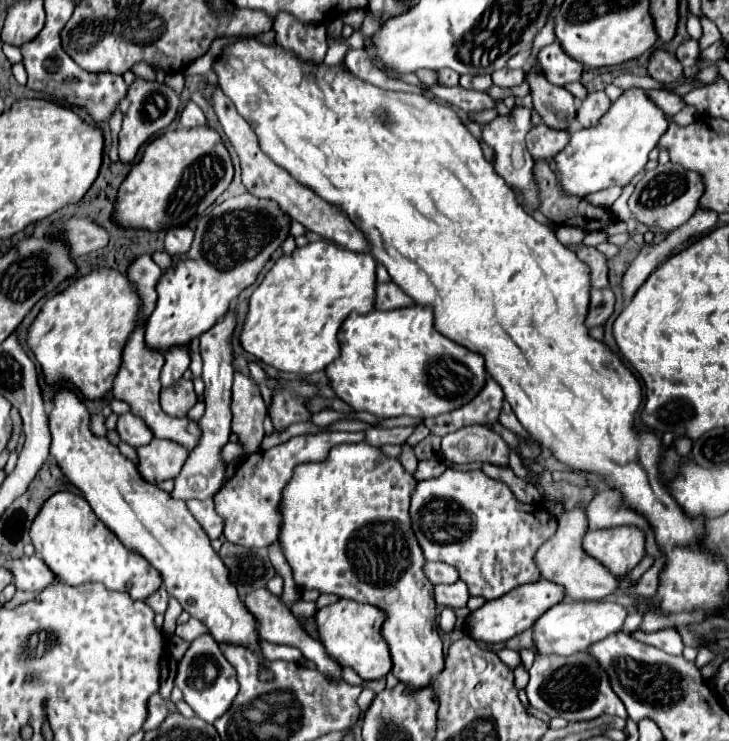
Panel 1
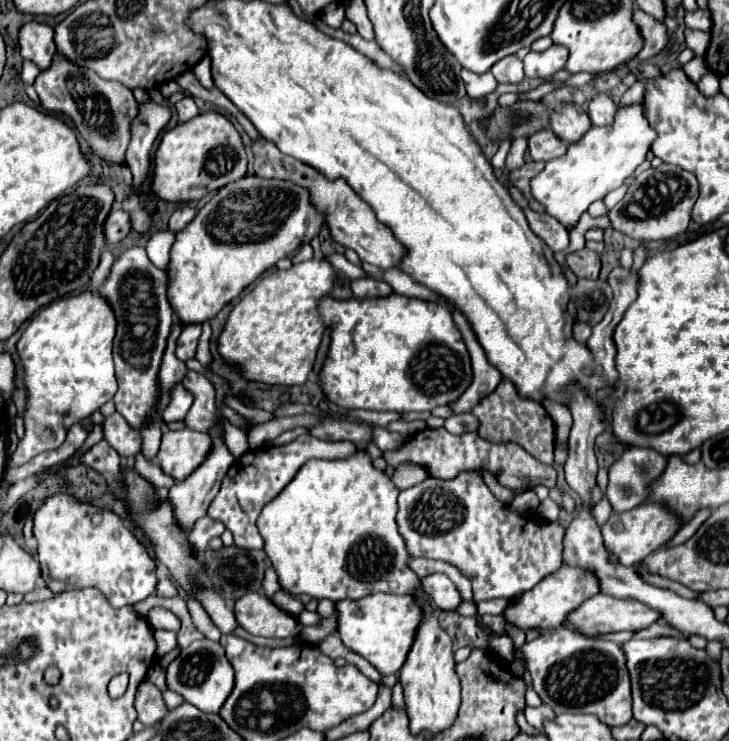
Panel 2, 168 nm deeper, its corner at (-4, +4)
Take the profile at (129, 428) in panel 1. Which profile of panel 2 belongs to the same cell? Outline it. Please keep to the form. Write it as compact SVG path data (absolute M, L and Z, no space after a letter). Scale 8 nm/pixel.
M118 412L108 416L102 426L104 426L104 438L120 456L128 458L140 452L140 432L132 430L130 424Z

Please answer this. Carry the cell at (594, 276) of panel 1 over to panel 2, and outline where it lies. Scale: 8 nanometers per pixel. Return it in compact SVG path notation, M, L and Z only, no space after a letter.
M588 248L568 254L566 264L578 278L592 278L592 280L598 278L600 266L602 266L600 256L596 252L592 252L592 250L588 250Z

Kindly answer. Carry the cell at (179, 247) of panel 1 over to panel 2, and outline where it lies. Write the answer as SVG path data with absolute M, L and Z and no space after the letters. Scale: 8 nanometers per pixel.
M182 204L184 208L176 210L172 216L170 216L170 222L168 222L168 230L170 232L182 232L182 228L186 228L194 216L196 216L196 210L192 204Z

